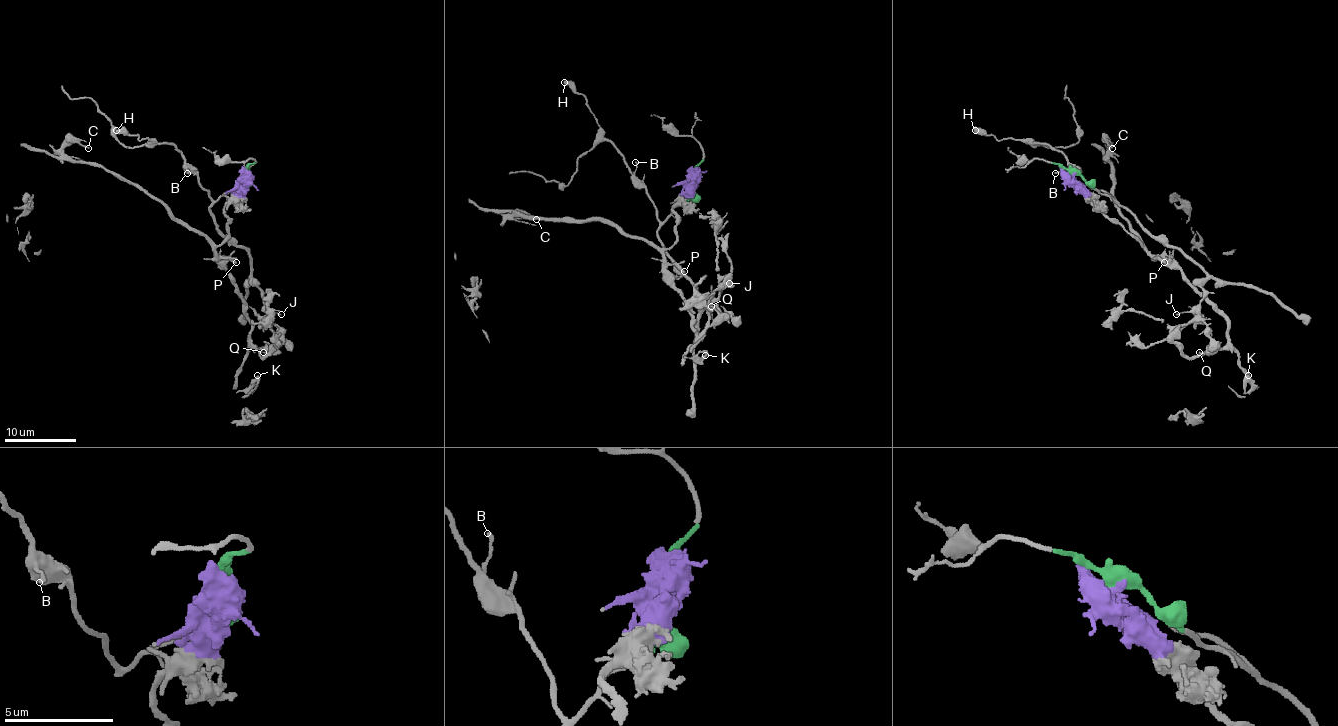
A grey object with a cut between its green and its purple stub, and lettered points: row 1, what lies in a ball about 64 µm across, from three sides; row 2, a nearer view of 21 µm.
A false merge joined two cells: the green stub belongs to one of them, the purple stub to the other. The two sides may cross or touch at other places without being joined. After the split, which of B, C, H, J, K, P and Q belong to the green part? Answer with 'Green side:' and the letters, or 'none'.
Green side: B, H, J

